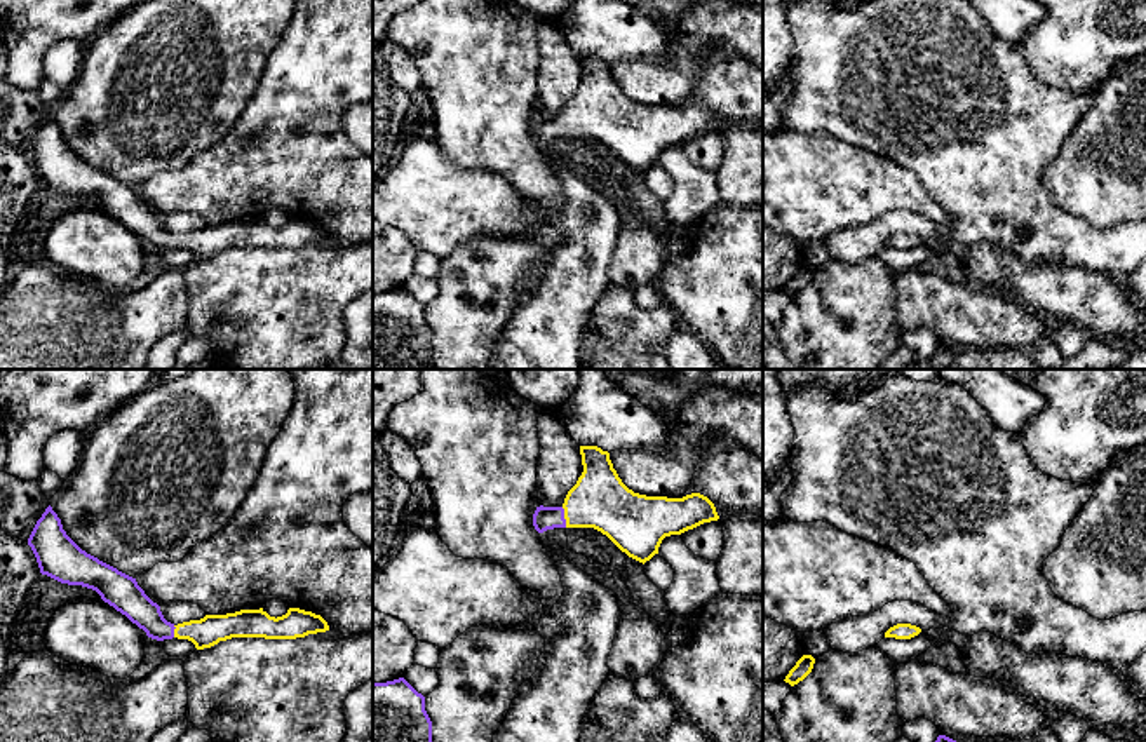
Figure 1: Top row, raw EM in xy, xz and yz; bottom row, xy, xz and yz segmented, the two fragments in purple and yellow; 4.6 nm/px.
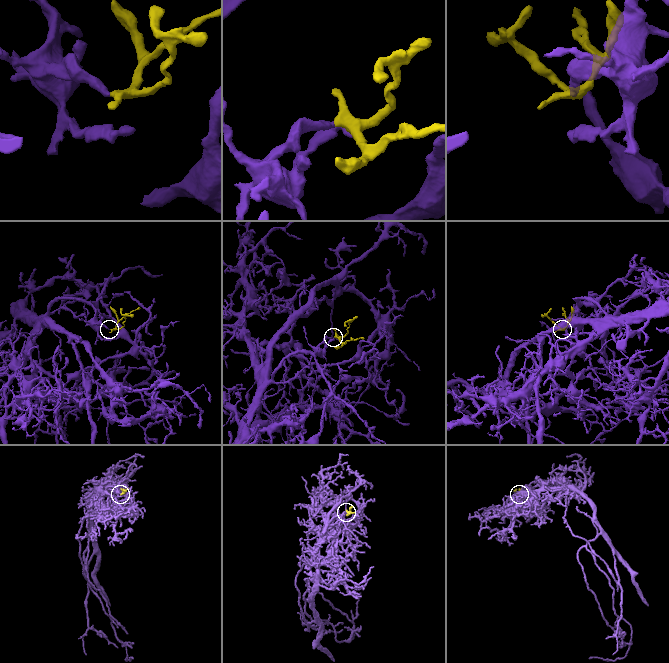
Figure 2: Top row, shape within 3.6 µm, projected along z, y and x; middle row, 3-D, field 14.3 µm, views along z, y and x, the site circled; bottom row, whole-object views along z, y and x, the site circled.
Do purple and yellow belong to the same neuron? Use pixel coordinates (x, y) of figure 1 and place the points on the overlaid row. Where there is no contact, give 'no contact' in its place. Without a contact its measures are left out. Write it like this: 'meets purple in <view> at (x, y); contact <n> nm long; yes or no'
meets purple in xz at (563, 518); contact 100 nm long; yes

